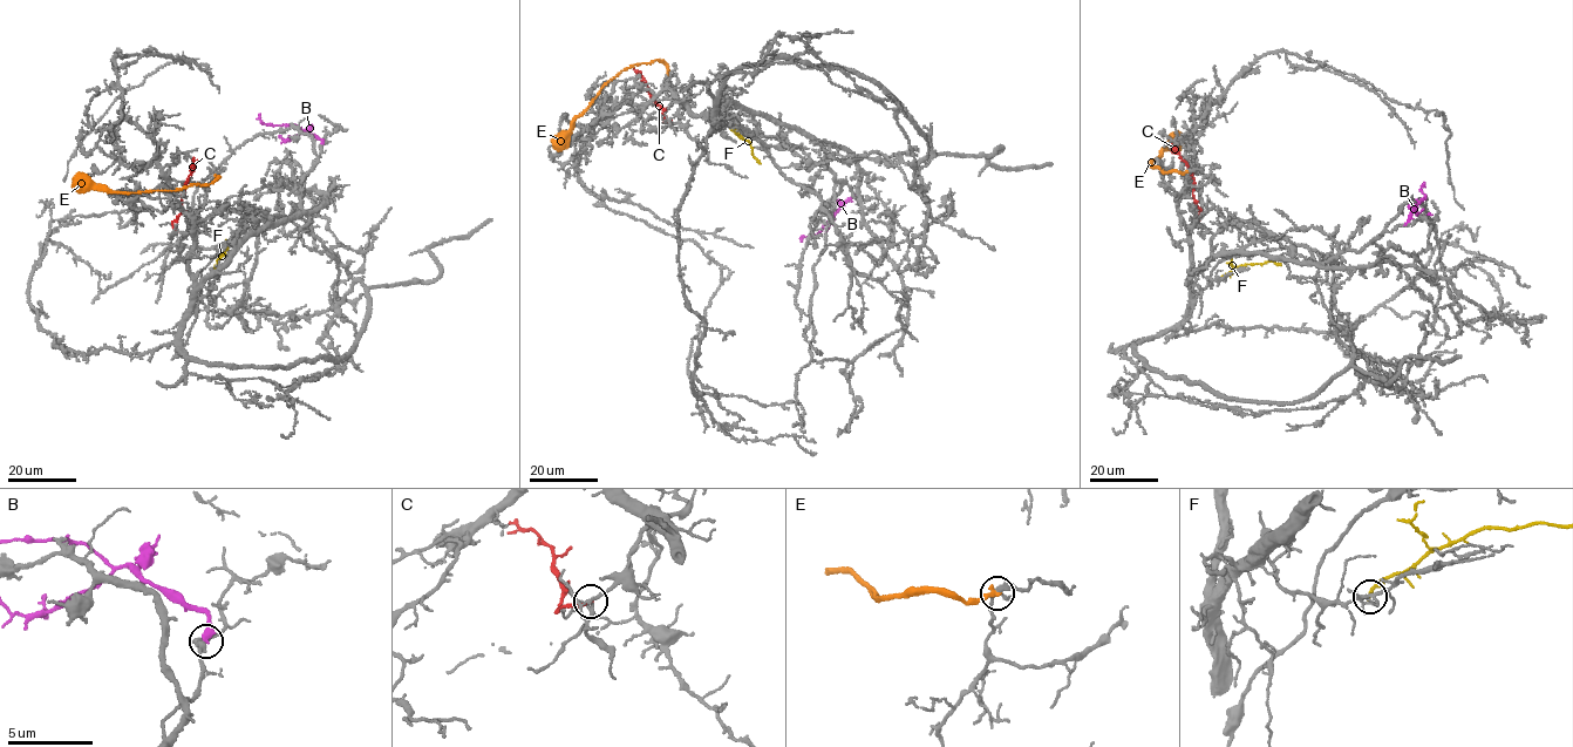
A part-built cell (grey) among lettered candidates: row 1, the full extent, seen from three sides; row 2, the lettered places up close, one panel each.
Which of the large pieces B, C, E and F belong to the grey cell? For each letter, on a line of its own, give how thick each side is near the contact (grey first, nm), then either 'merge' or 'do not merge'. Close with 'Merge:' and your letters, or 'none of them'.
B: 320/360 nm | do not merge
C: 150/190 nm | do not merge
E: 260/320 nm | do not merge
F: 170/240 nm | do not merge
Merge: none of them

